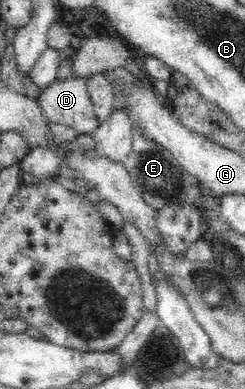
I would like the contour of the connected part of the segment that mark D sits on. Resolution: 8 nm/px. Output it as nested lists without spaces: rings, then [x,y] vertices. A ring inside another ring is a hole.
[[[86,79],[55,80],[42,89],[37,99],[48,122],[72,127],[80,135],[90,135],[98,126],[98,117],[91,104]]]

